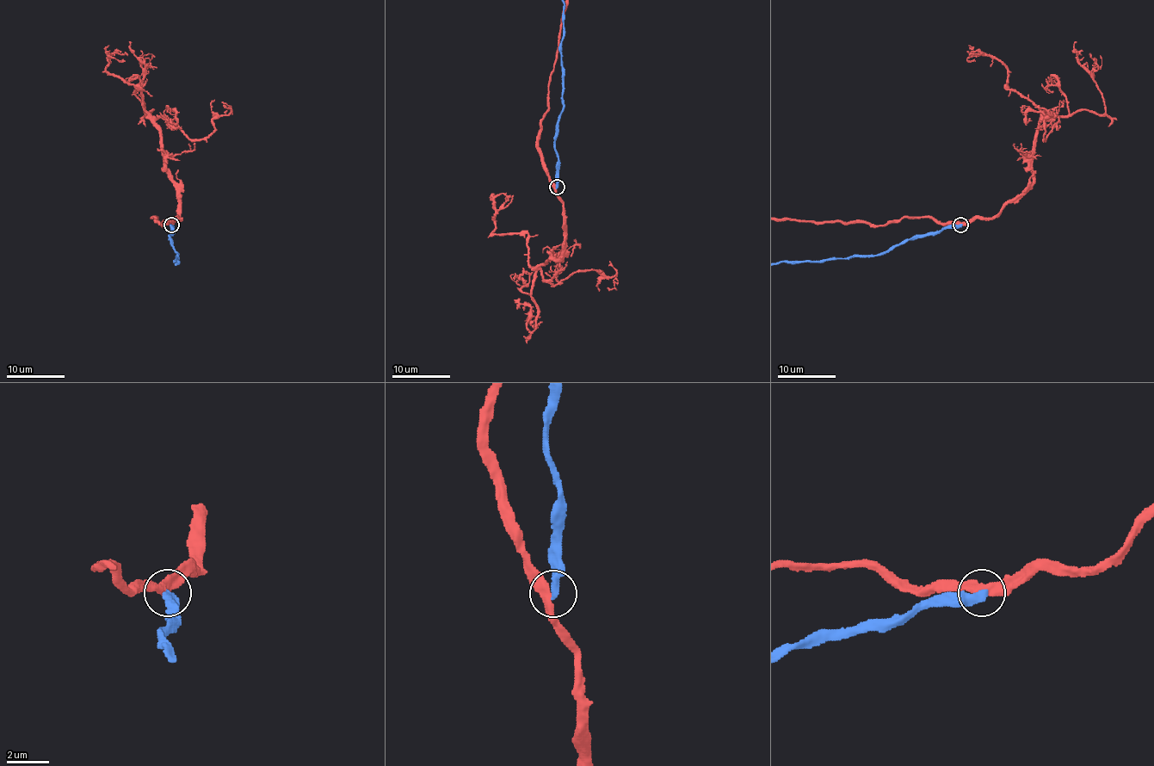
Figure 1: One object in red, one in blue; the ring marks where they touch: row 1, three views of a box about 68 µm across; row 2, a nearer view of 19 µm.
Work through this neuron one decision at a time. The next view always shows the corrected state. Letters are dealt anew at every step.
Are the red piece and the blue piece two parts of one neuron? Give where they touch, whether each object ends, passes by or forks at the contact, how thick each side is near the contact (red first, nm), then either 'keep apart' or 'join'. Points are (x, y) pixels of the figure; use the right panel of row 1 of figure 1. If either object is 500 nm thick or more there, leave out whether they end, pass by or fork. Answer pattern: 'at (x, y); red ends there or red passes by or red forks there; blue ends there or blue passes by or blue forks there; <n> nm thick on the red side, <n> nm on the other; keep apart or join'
at (960, 225); red passes by; blue ends there; 380 nm thick on the red side, 400 nm on the other; keep apart

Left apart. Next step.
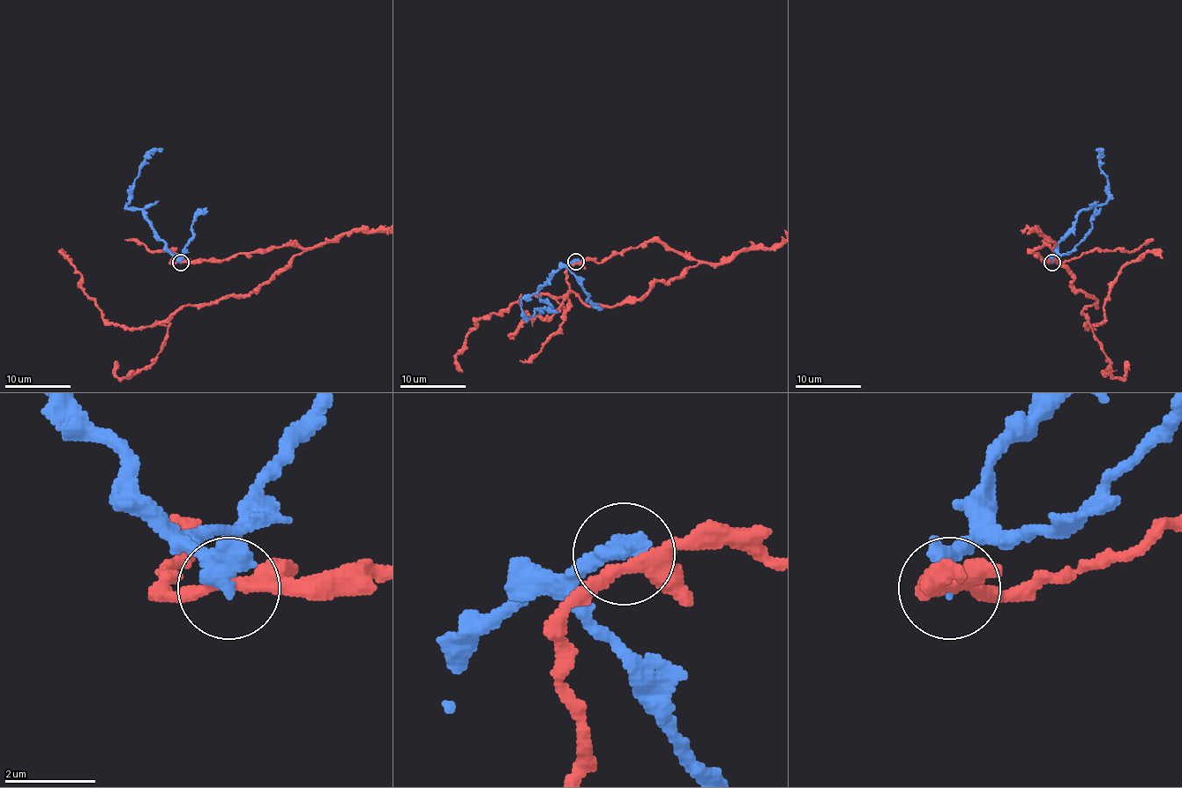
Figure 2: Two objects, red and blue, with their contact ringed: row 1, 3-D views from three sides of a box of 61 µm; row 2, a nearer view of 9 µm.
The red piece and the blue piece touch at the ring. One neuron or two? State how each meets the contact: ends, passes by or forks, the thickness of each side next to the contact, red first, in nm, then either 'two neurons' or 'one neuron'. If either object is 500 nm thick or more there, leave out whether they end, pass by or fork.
red forks; blue ends; calibres 280 and 480 nm; two neurons

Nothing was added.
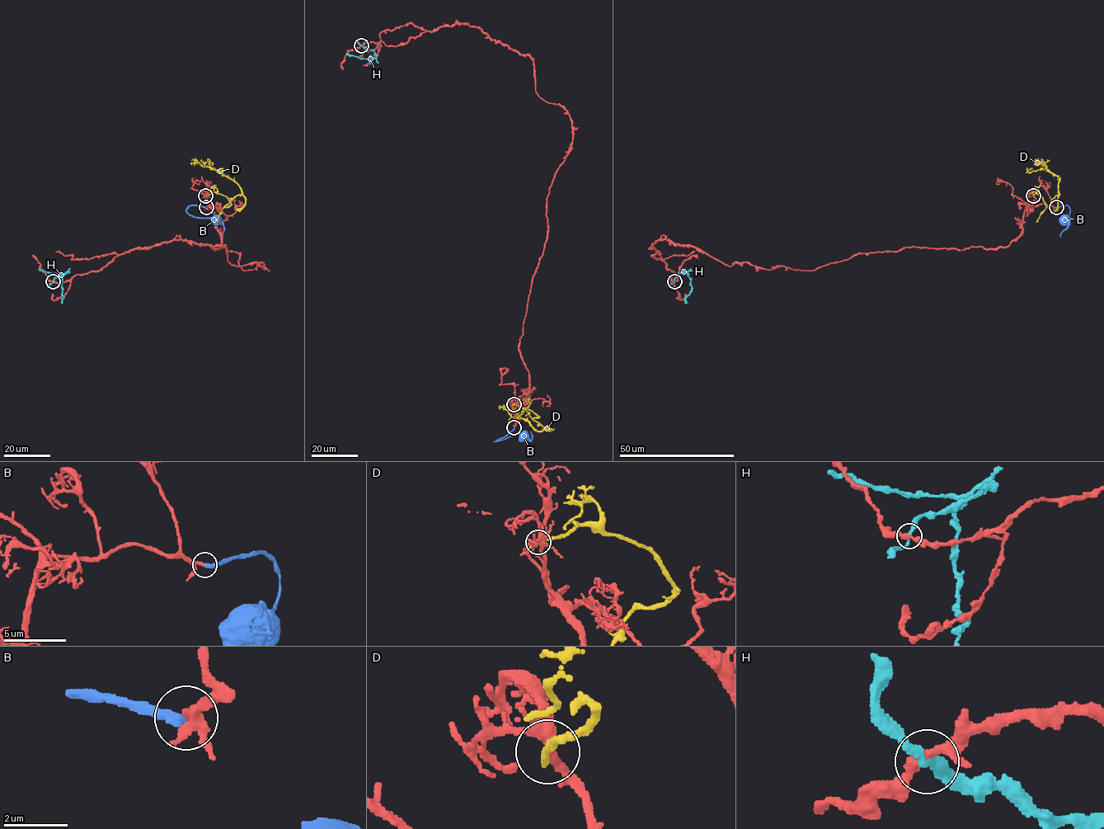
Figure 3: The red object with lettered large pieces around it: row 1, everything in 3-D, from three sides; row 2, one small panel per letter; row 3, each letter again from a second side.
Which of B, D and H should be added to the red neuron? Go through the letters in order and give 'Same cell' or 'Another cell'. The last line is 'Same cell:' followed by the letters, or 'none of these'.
B: Same cell
D: Another cell
H: Another cell
Same cell: B

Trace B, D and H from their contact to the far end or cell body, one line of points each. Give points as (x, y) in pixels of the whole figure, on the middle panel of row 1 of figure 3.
B: (514, 427), (494, 441), (519, 432), (523, 438), (531, 439), (530, 432)
D: (514, 404), (532, 411), (549, 430), (537, 430), (519, 417), (528, 398), (530, 403)
H: (361, 45), (372, 50), (376, 57), (369, 63), (372, 58), (369, 58)

